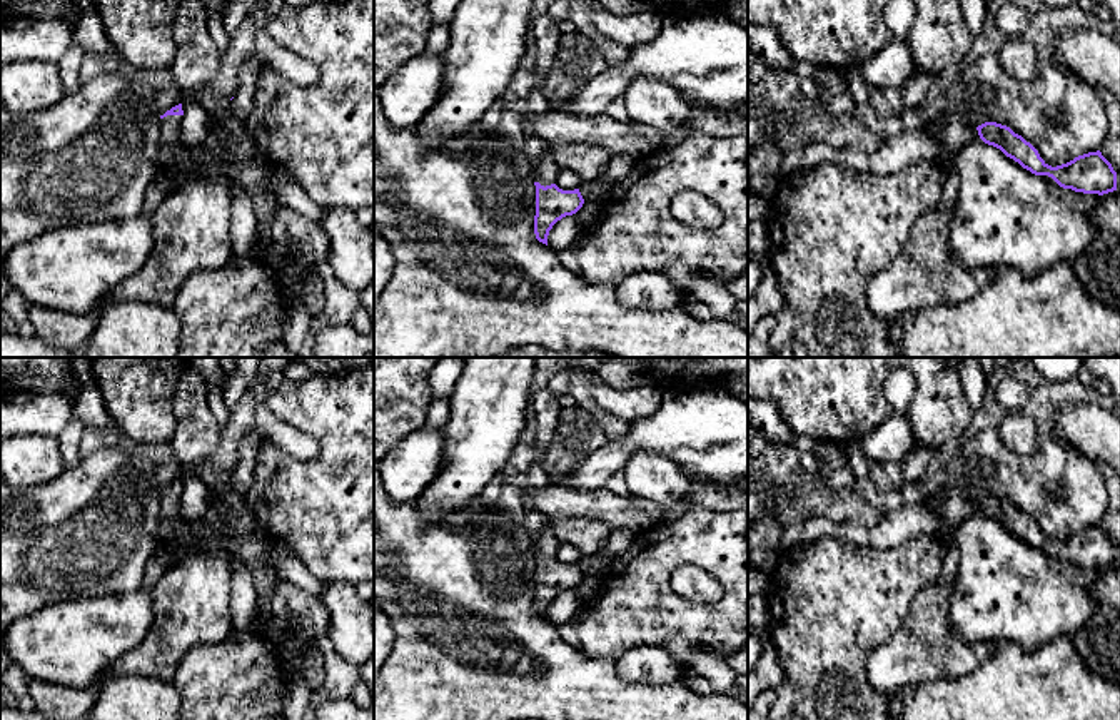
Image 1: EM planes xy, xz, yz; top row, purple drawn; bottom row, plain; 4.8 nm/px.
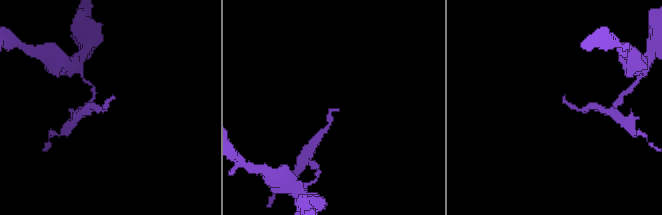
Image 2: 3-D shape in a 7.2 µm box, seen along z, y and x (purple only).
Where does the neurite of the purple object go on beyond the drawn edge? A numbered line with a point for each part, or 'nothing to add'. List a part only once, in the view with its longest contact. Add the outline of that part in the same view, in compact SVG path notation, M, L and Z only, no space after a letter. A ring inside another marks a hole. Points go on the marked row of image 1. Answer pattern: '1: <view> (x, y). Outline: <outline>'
1: xy (169, 126). Outline: M167 115L160 119L160 139L164 147L172 147L177 142L182 115Z

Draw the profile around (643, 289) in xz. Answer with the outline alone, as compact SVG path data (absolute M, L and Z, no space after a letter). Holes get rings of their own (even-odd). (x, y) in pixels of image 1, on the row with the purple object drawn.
M636 271L626 276L616 287L616 299L628 309L673 311L683 306L683 294L669 281L666 272Z

